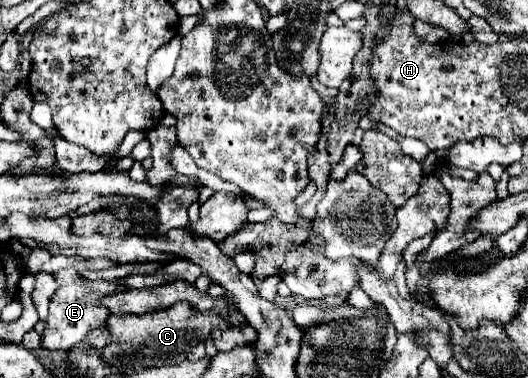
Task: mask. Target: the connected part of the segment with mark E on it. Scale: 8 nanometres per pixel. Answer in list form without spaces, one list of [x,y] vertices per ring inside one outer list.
[[[75,282],[69,286],[59,288],[49,302],[49,316],[45,320],[45,332],[41,336],[43,350],[67,350],[79,344],[91,328],[99,328],[107,322],[109,310],[99,304],[99,292],[91,292],[85,282]]]

